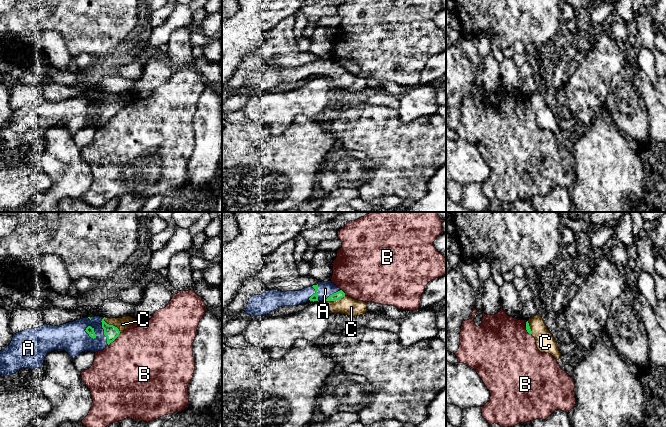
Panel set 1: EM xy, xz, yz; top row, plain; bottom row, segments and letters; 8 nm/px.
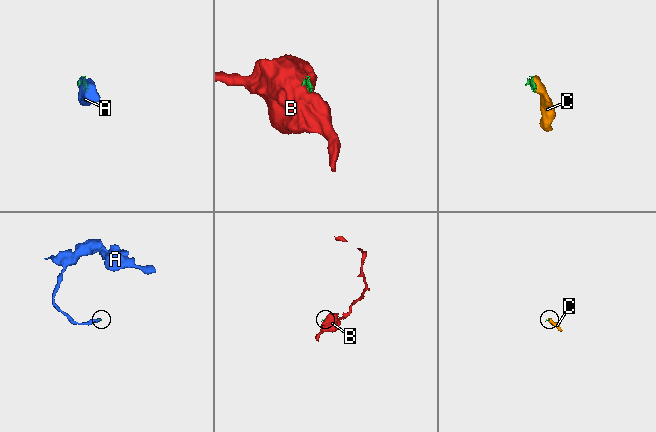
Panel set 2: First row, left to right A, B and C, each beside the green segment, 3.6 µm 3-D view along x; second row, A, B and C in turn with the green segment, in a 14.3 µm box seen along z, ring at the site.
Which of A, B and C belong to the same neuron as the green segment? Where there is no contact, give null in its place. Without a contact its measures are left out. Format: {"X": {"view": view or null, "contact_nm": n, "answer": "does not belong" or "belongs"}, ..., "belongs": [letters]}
{"A": {"view": "xz", "contact_nm": 150, "answer": "belongs"}, "B": {"view": "xy", "contact_nm": 140, "answer": "does not belong"}, "C": {"view": "xy", "contact_nm": 180, "answer": "belongs"}, "belongs": ["A", "C"]}

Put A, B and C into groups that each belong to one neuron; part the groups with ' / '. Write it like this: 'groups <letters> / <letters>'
groups A C / B

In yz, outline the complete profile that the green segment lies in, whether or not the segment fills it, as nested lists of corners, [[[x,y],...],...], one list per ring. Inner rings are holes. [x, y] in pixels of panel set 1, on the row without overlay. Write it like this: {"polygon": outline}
{"polygon": [[[540,90],[534,92],[526,98],[526,106],[535,116],[537,124],[542,129],[551,130],[556,136],[561,135],[556,116],[547,105]]]}

